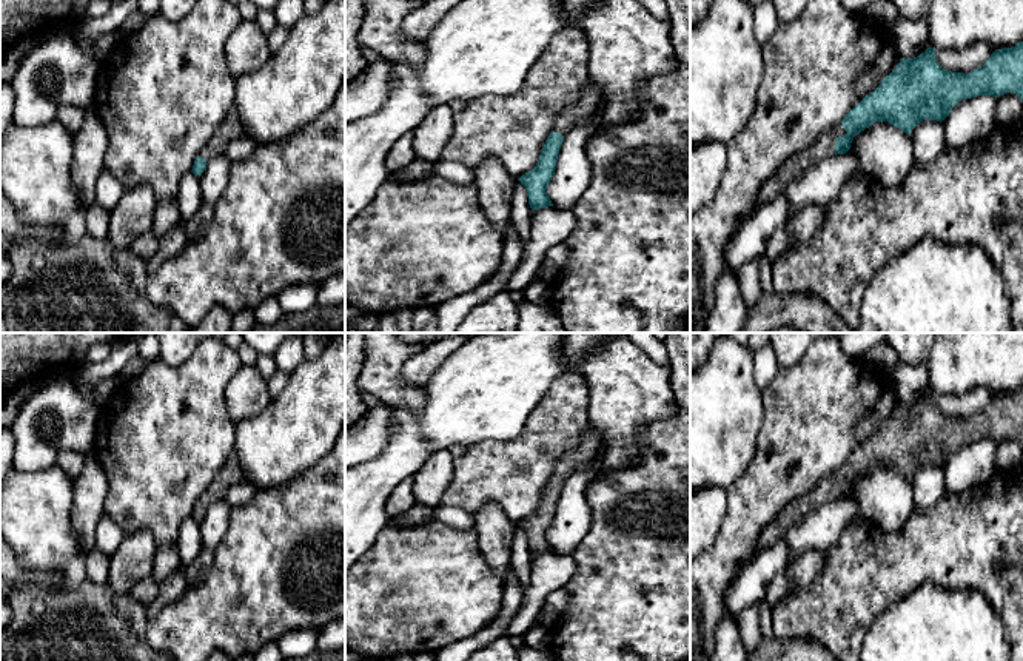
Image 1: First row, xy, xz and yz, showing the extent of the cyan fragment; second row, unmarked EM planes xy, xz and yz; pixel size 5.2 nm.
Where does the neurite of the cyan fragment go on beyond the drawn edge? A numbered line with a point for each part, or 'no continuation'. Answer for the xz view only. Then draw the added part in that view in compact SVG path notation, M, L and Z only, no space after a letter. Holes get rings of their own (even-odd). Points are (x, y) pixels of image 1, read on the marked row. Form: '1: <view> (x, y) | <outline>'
1: xz (590, 97) | M589 82L575 103L565 106L555 120L553 131L564 137L582 120L589 119L602 103L601 89Z

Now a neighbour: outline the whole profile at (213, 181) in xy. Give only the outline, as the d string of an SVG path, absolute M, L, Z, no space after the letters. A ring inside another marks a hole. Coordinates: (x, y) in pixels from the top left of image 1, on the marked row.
M223 156L211 159L199 176L203 202L214 205L223 194L231 171L231 162Z

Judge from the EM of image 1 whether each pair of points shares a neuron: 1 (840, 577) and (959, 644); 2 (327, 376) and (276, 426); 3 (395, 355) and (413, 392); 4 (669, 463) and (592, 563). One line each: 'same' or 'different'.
1: different
2: same
3: same
4: same

